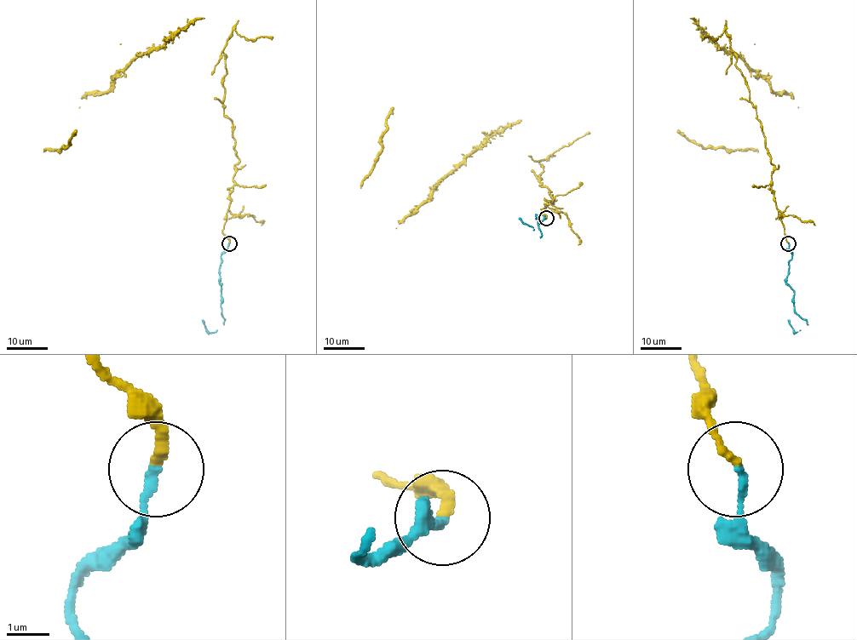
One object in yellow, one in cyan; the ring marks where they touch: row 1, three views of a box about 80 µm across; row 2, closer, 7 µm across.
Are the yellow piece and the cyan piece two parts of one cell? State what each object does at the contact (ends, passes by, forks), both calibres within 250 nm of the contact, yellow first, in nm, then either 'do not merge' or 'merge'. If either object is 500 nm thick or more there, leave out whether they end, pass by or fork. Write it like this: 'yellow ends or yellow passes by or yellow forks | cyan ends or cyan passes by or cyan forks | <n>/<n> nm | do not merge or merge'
yellow ends | cyan ends | 220/180 nm | do not merge

